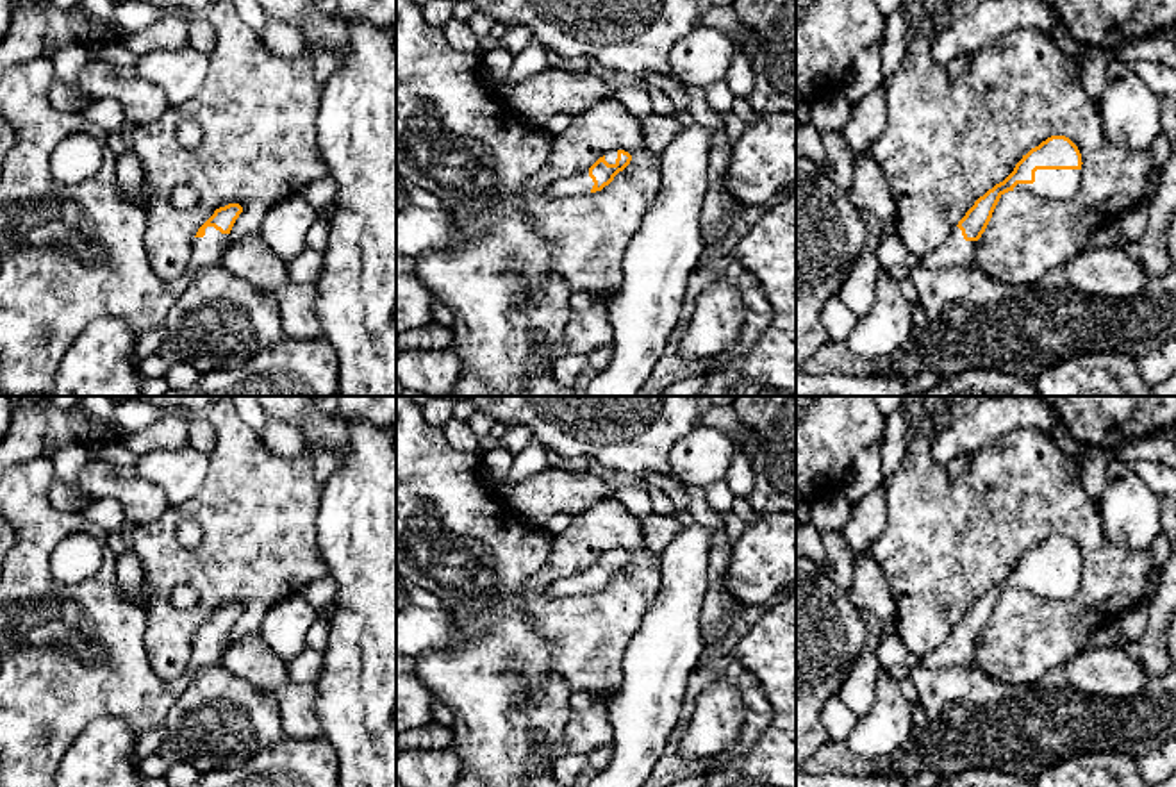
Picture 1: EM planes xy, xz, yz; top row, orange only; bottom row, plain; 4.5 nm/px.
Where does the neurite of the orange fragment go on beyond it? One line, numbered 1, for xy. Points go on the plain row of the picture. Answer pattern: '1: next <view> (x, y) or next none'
1: next xy (68, 654)

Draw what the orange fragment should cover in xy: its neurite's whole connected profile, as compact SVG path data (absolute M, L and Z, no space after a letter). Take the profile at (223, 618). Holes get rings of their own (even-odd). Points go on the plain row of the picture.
M41 455L0 476L0 514L14 530L14 543L0 573L0 787L55 787L61 758L82 730L100 716L127 719L137 737L161 726L193 676L202 667L221 662L228 634L243 612L239 603L216 609L193 639L186 671L175 680L161 680L146 655L143 610L120 592L118 557L107 546L107 534L96 523L57 510L50 503L48 489L54 475L54 460ZM77 532L91 535L104 546L102 566L95 576L80 584L61 584L50 571L50 555L62 539Z

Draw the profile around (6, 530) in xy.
M0 514L0 573L4 567L4 559L14 543L14 530Z

